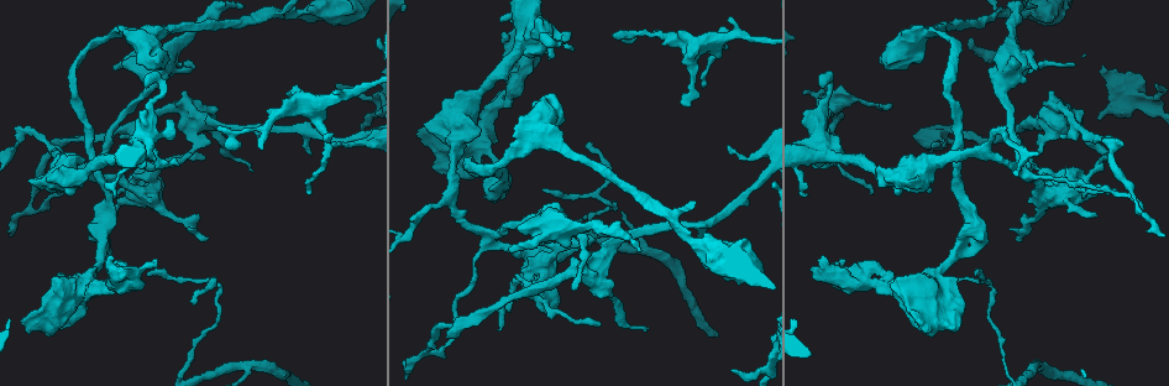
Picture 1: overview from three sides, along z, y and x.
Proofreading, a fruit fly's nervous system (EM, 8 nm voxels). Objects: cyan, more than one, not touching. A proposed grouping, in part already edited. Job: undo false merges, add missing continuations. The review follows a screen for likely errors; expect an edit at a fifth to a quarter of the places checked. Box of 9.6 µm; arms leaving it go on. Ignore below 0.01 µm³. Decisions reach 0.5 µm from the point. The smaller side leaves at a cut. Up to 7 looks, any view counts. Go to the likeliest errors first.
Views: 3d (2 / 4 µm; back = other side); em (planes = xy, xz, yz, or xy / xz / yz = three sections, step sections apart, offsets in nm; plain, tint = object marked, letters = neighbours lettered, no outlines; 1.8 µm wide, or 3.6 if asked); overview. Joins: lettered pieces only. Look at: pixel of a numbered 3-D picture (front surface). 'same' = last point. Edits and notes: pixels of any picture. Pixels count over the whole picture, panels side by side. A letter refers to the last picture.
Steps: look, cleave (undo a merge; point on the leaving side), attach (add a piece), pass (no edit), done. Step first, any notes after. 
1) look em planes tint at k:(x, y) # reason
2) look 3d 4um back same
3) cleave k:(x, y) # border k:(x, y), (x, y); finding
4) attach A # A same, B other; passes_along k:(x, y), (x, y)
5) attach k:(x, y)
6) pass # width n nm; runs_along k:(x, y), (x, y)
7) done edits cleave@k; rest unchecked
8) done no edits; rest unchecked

look em planes tint at 1:(829, 154) # sharp bend

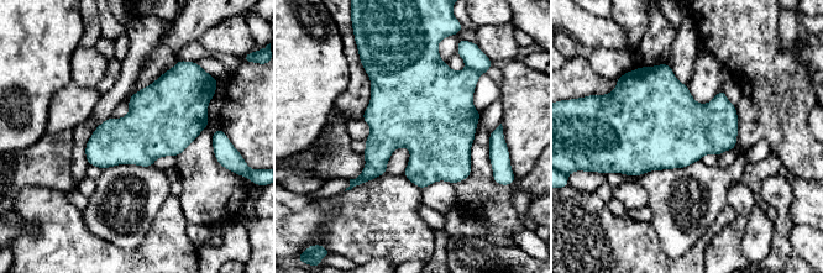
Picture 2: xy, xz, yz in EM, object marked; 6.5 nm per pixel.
look em planes letters same # what lies round it

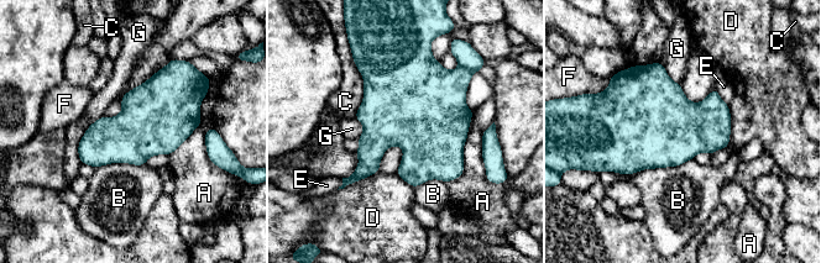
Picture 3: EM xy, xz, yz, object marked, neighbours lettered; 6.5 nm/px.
pass # longest_contact B 600 nm; A other, B other, C other, D other, E other, F other, G other; border 3:(693, 158), (629, 174), (605, 172); one neuron here

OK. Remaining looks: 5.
look 3d 2um at 1:(691, 71) # calibre changes

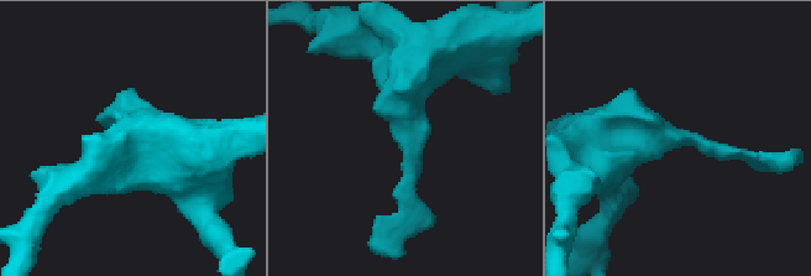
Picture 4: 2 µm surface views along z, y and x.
look em planes plain at 4:(405, 135)

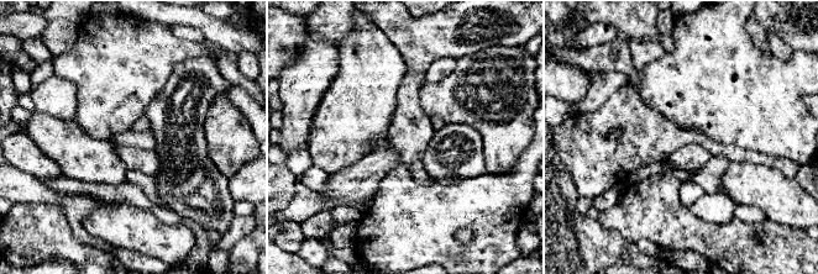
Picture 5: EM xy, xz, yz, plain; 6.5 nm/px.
look em planes letters same

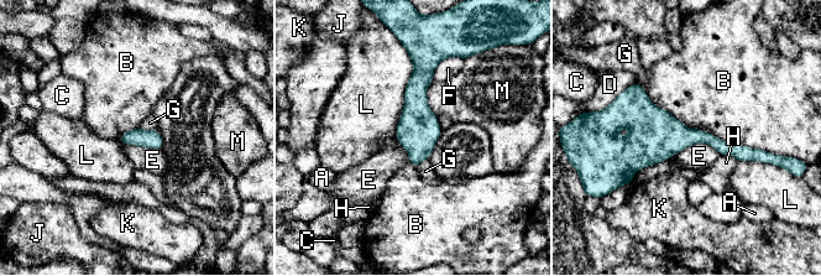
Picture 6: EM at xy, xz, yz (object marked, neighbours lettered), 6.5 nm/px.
pass # A other, B other, C other, D other, E other, F other, G other, H other, J other, K other, L other, M other; border 6:(675, 154), (706, 142), (720, 155); one neuron here

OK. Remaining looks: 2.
look em xz step 16 tint at 1:(1045, 124) # thin arm on a thick one

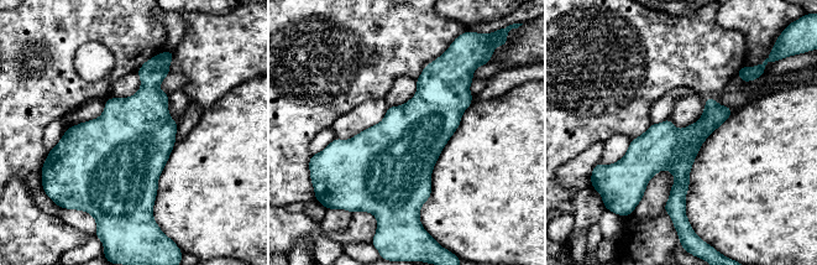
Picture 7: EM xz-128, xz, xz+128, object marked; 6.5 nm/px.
look em xz step 16 letters same

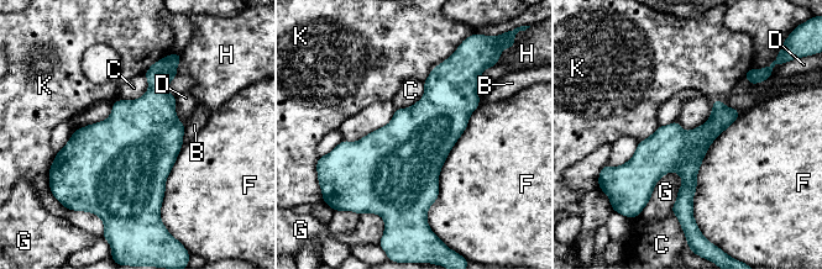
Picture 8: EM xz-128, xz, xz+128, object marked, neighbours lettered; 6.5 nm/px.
pass # width 200 nm; B other, C other, D other, F other, G other, H other, K other; border 8:(713, 100), (702, 124), (680, 127); all the same neuron

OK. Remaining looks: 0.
done no edits; rest unchecked

